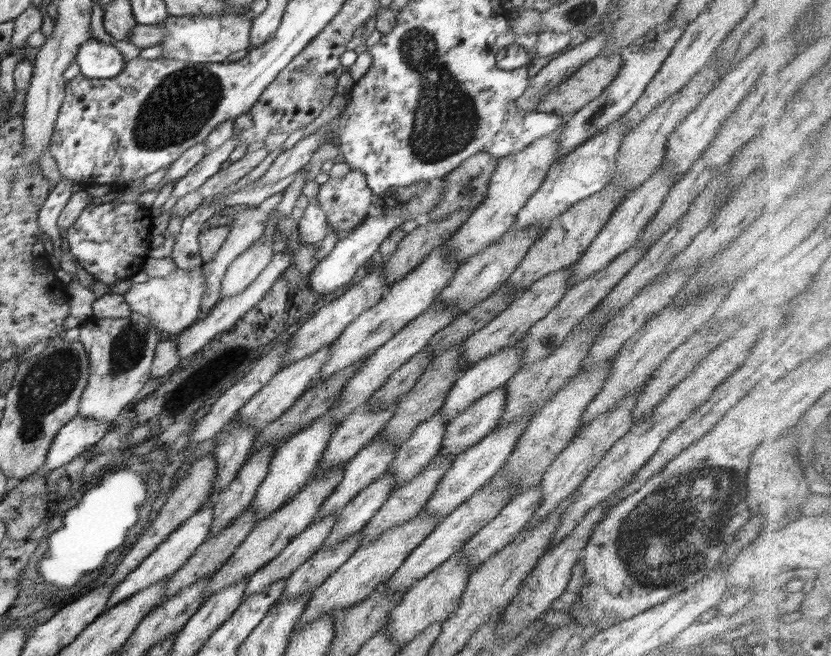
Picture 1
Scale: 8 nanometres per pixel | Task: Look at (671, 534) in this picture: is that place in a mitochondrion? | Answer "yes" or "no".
yes

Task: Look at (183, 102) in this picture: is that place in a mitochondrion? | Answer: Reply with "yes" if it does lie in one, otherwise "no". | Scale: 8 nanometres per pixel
yes

